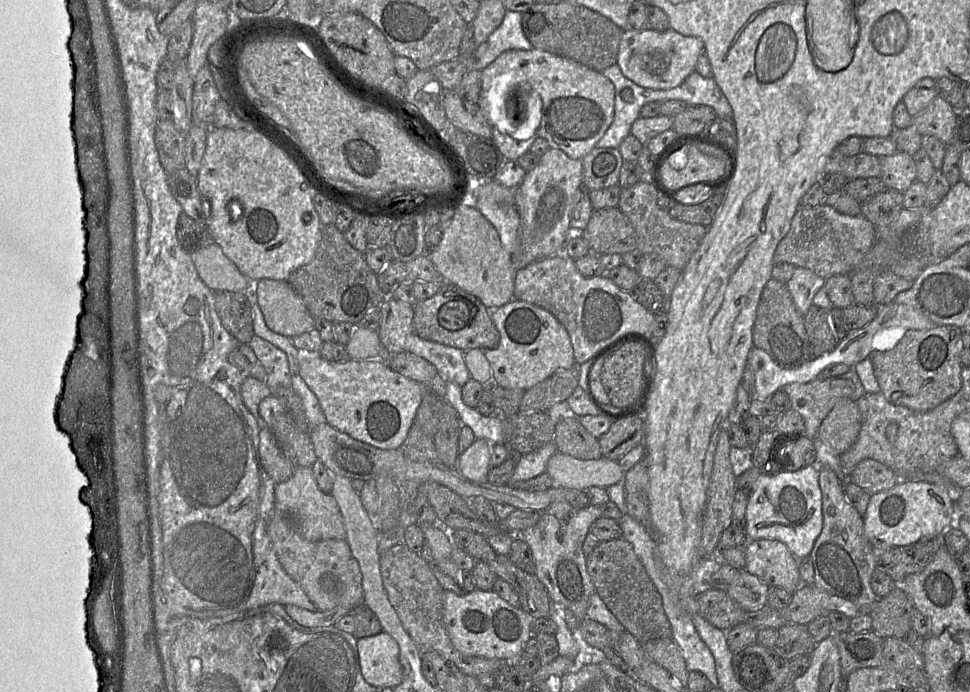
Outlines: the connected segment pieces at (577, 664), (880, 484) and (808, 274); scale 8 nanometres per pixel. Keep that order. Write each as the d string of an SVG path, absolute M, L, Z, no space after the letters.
M553 600L550 601L549 617L557 625L555 636L559 646L559 655L572 659L571 672L577 672L588 663L596 663L600 656L594 654L578 630L573 632L568 627L564 618L564 610L565 607L559 605L559 603Z
M873 459L860 461L854 467L851 477L854 484L872 495L889 490L899 482L893 470Z
M796 267L786 286L792 296L794 305L801 315L805 315L812 300L825 285L825 280L806 268Z

